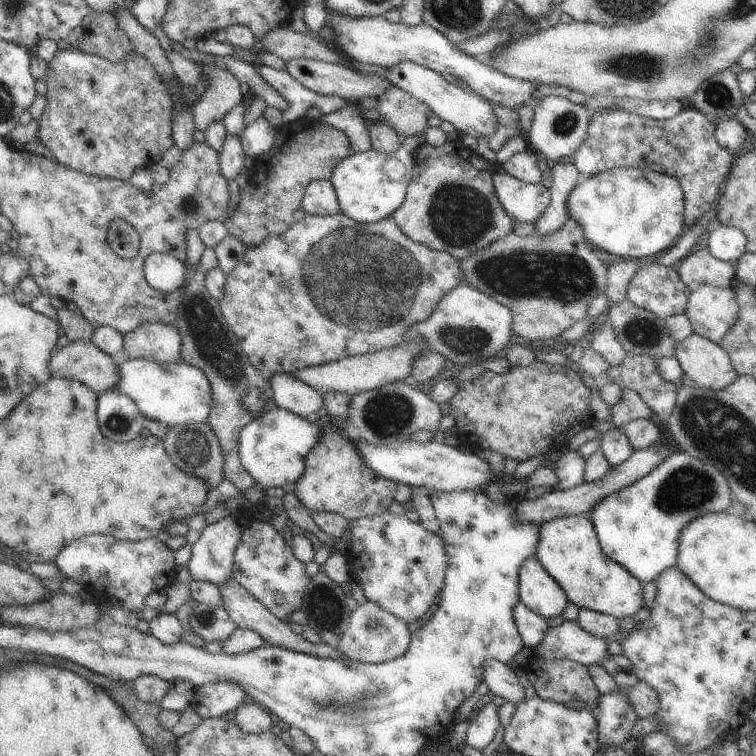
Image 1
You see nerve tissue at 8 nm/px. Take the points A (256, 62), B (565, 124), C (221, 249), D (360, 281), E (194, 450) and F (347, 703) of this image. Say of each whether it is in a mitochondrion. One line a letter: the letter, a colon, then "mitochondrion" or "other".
A: other
B: mitochondrion
C: other
D: mitochondrion
E: mitochondrion
F: mitochondrion

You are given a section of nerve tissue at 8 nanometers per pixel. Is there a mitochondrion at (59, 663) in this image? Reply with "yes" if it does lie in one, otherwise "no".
no

